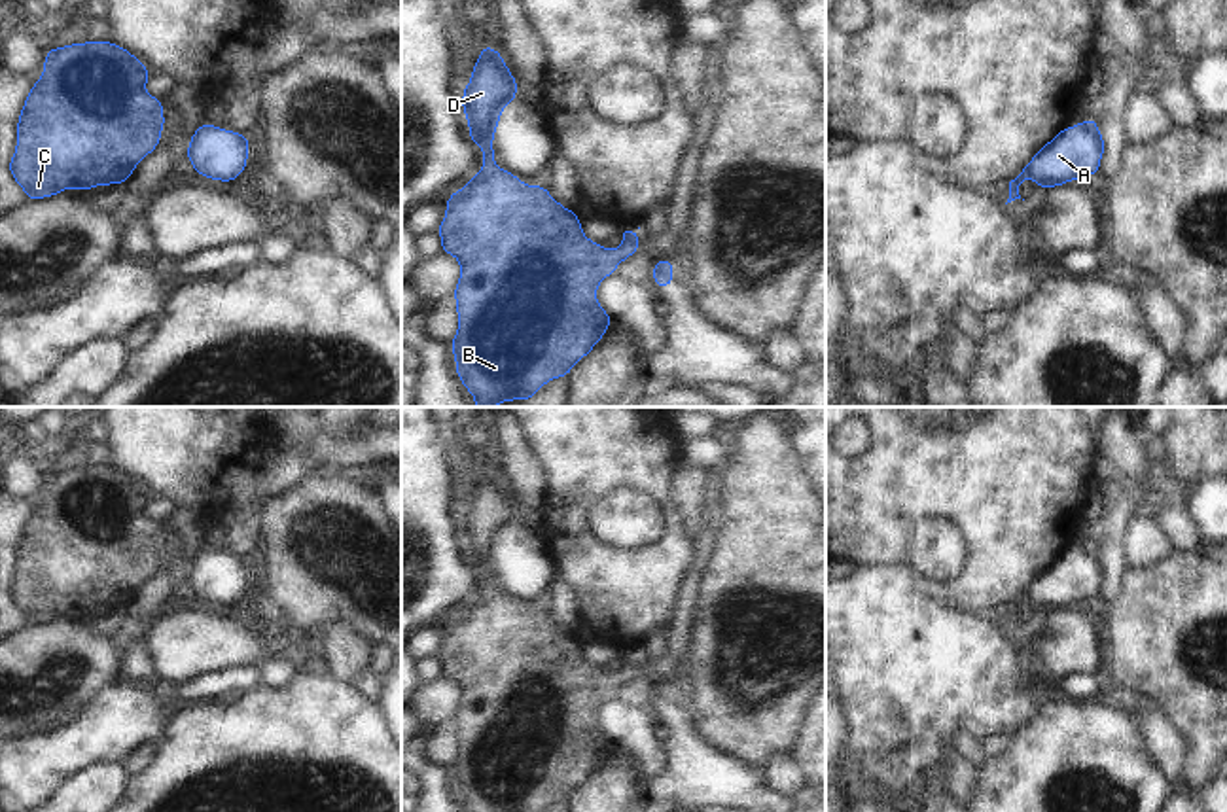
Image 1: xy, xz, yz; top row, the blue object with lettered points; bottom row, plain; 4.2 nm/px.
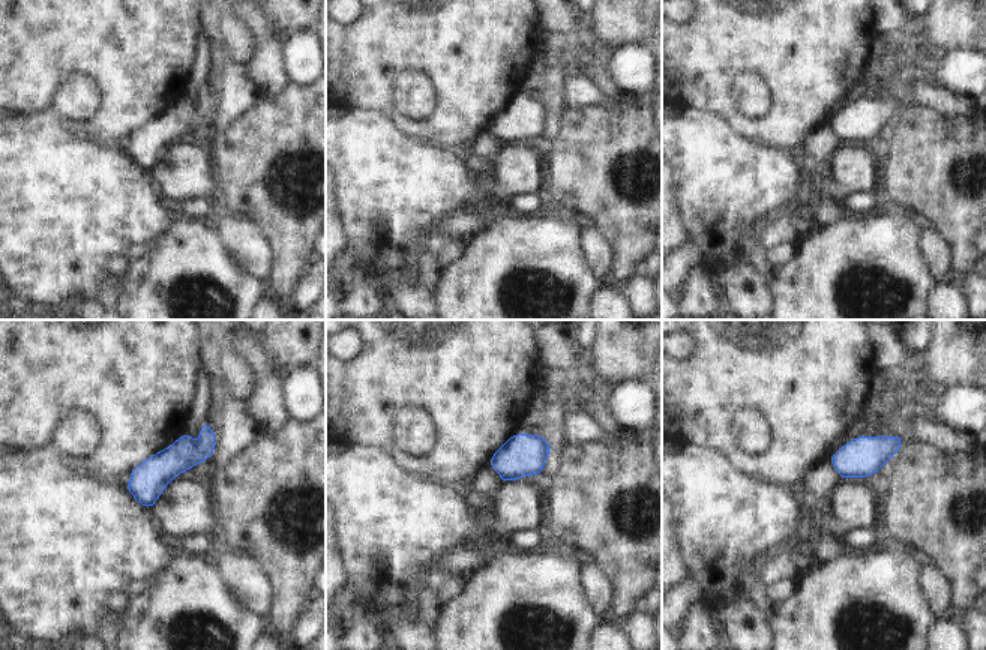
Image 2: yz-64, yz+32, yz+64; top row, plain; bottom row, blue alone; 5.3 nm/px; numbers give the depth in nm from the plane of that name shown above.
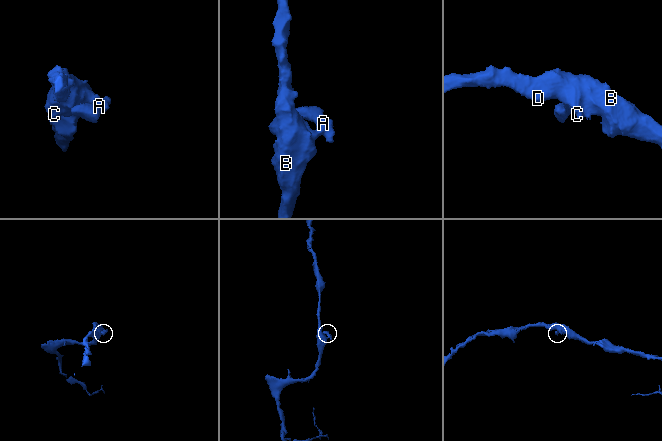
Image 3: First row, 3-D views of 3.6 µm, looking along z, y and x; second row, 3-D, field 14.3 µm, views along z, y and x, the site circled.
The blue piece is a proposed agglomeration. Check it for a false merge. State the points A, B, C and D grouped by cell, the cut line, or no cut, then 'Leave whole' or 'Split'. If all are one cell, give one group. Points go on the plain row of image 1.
Groups: A / B C D. Split along yz (1082, 547), (1097, 557). Split.

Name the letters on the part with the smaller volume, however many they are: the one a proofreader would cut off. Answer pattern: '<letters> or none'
A

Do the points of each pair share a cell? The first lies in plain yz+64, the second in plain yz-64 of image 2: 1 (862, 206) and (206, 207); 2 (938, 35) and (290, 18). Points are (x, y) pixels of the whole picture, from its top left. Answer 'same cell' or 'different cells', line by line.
1: same cell
2: same cell

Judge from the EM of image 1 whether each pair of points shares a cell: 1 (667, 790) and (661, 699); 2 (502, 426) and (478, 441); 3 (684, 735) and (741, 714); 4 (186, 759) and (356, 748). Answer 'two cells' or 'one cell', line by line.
1: one cell
2: two cells
3: two cells
4: one cell

